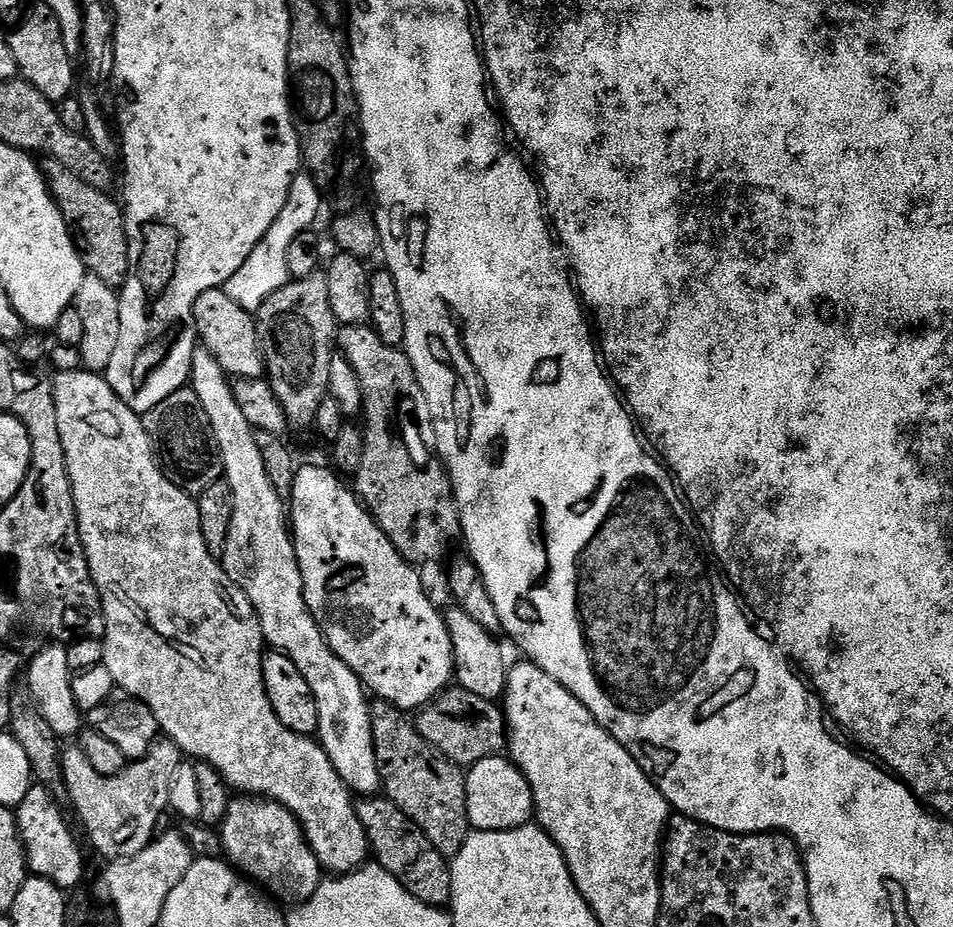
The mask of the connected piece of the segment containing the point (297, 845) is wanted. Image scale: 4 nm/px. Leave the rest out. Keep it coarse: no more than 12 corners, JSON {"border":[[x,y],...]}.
{"border":[[263,798],[229,799],[227,863],[269,897],[300,902],[322,869],[300,821]]}

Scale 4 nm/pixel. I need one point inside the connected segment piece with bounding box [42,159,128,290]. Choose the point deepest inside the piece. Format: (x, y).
(96, 223)

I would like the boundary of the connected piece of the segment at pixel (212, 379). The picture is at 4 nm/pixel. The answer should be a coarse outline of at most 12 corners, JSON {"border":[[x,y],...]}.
{"border":[[229,377],[190,390],[232,517],[224,575],[302,674],[318,743],[357,797],[382,785],[370,700],[306,606],[286,504]]}

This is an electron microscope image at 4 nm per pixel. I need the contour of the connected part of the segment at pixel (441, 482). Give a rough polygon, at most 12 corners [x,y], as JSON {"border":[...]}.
{"border":[[362,430],[355,495],[413,566],[443,561],[461,535],[448,469],[378,462]]}

